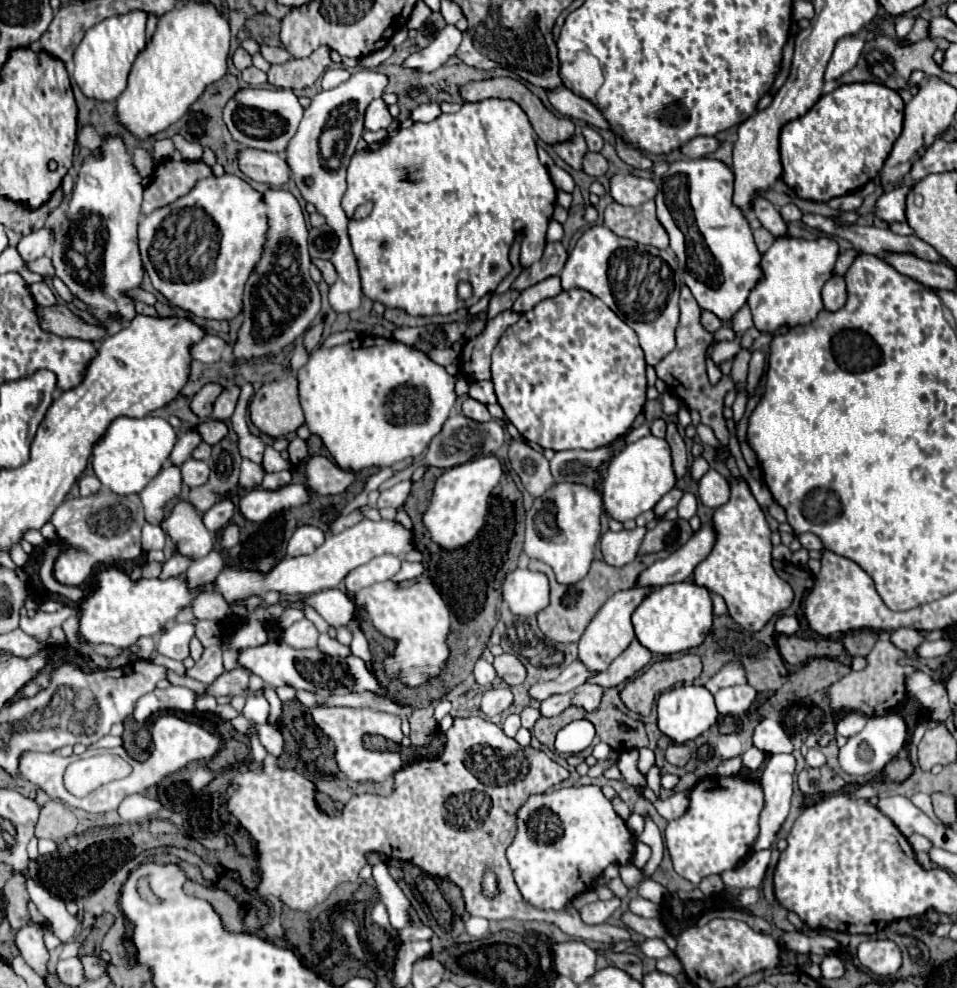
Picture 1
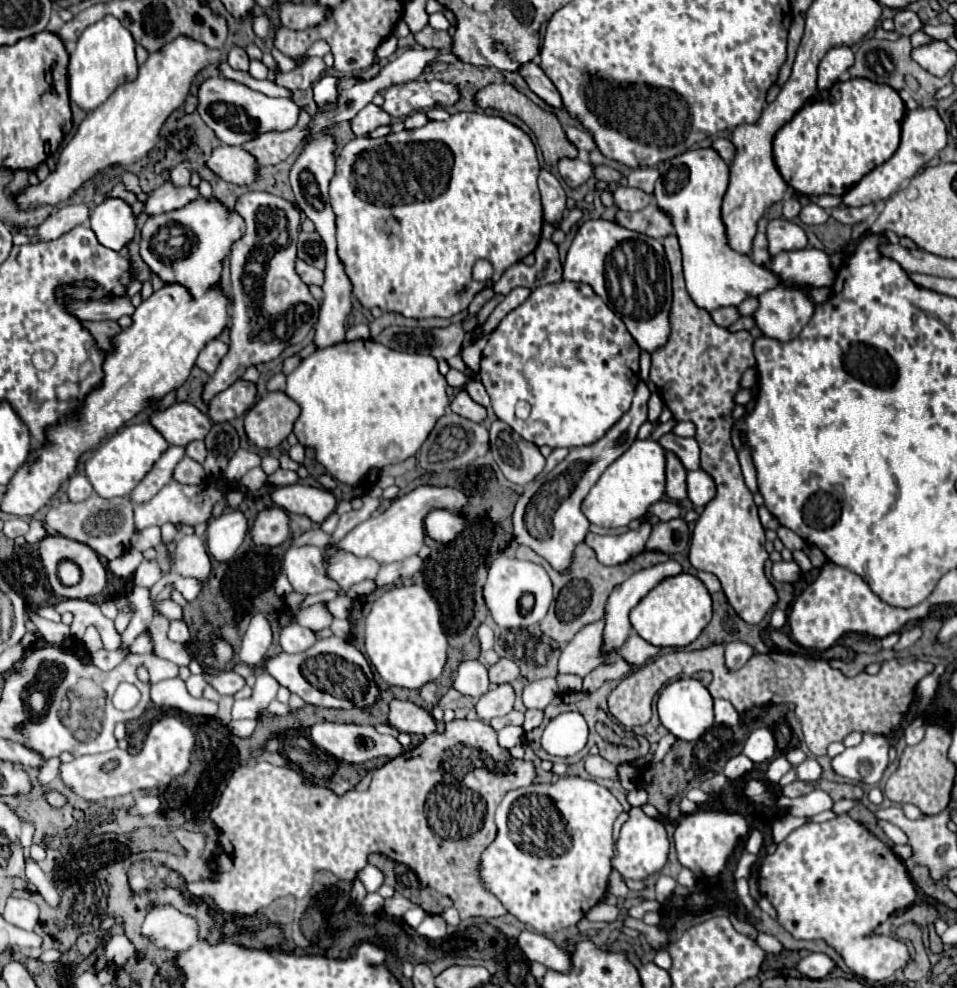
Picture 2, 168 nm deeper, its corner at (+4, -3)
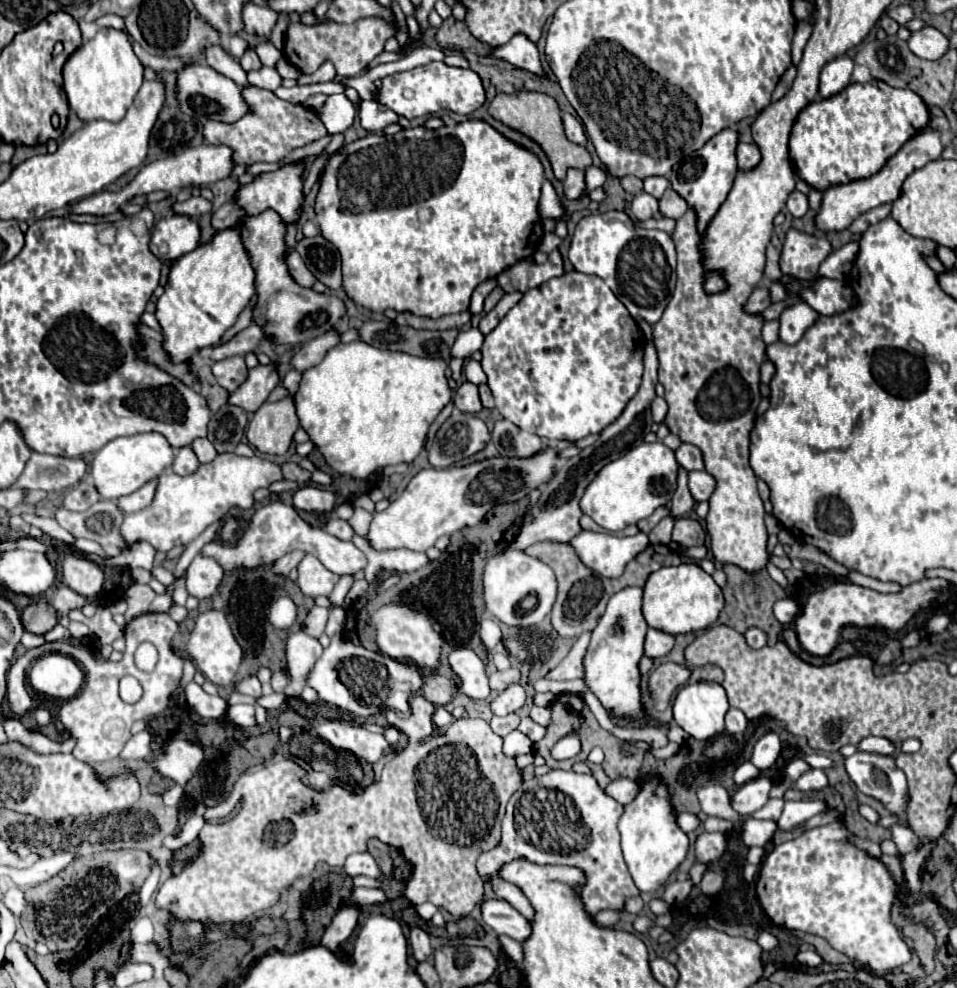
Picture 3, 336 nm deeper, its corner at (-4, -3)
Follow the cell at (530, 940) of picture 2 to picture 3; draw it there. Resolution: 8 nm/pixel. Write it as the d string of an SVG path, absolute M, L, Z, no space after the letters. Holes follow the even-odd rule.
M503 899L483 901L481 911L483 911L483 921L487 925L491 925L501 935L507 935L519 943L525 941L525 937L529 937L531 933L529 921Z

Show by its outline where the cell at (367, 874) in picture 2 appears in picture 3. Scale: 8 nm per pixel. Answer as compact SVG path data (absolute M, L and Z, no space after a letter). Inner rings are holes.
M355 853L345 861L345 873L355 875L367 875L367 877L381 877L381 869L377 861L369 853Z

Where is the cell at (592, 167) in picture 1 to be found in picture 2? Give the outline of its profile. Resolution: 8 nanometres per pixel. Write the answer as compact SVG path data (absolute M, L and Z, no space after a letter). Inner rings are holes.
M599 165L599 167L595 169L595 179L601 179L601 181L613 185L613 183L621 183L623 173L617 171L617 169L611 169L611 167L605 167L605 165Z

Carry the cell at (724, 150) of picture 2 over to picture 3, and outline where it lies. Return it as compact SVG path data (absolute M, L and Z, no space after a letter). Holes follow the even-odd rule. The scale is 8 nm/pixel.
M739 143L737 145L737 161L739 161L739 169L751 169L759 163L761 153L755 145L751 143Z

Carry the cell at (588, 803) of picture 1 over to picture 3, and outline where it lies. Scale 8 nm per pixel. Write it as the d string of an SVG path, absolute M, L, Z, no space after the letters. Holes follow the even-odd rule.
M555 769L543 777L529 779L513 793L513 797L507 803L507 813L503 819L503 837L501 837L499 845L491 851L481 853L481 857L477 859L479 877L485 883L491 883L495 895L501 897L503 901L509 901L509 905L513 905L529 921L529 917L533 917L533 905L529 905L529 899L525 897L525 893L521 893L521 889L517 889L517 885L509 885L509 881L501 881L501 877L497 877L497 869L501 869L501 865L505 865L509 861L517 861L517 859L527 859L529 863L537 863L537 865L573 865L585 873L585 885L581 885L581 891L579 891L581 903L585 905L585 913L595 915L601 909L621 911L623 903L629 897L639 895L639 889L635 887L635 883L629 875L629 869L623 861L621 847L619 847L617 823L621 819L621 813L623 813L623 805L619 801L615 801L613 797L609 797L599 787L599 783L593 775L581 775L575 771ZM583 827L589 833L589 843L585 849L583 849Z

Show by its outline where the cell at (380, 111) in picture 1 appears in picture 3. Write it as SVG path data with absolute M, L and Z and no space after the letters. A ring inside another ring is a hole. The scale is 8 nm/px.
M371 99L371 101L361 101L359 119L363 129L375 133L375 131L383 131L391 123L397 123L399 115L393 113L391 109L385 109L385 105L381 105L379 101Z

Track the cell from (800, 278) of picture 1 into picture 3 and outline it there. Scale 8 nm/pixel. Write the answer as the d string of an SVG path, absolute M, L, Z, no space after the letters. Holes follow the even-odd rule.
M801 301L785 307L779 317L779 323L781 323L779 339L787 345L795 345L805 335L805 331L815 323L817 317L819 313Z

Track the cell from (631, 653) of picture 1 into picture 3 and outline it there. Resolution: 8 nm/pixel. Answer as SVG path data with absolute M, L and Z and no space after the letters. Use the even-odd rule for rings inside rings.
M649 629L647 631L647 639L645 639L645 655L649 659L657 659L657 657L665 657L671 649L673 649L675 637L669 633L661 633L657 629Z

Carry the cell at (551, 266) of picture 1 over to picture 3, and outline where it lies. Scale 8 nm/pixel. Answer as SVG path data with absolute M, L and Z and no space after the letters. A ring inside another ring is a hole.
M555 249L549 253L549 261L543 265L531 261L519 261L517 265L511 265L509 269L505 269L505 273L497 277L497 283L505 293L511 291L527 293L529 289L535 289L541 283L561 275L563 275L563 259L559 249Z

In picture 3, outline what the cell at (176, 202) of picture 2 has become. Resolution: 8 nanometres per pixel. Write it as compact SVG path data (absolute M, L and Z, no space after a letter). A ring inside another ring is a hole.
M201 195L199 197L191 197L183 203L175 201L173 203L173 211L177 211L179 215L189 215L189 217L199 217L203 213L209 213L211 211L211 201L203 199Z

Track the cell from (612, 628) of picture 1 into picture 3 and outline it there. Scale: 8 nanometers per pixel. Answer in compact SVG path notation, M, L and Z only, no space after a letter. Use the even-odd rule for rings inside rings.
M585 631L577 637L577 641L573 643L569 655L553 669L549 671L549 679L557 679L557 681L567 681L567 679L583 679L585 677L585 669L583 669L583 659L585 659L585 651L589 647L589 637L591 633Z

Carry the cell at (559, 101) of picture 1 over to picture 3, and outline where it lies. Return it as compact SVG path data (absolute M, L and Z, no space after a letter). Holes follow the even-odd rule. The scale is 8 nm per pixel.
M515 35L509 43L501 45L495 49L495 53L489 53L491 59L503 59L511 65L515 65L517 69L525 69L537 77L547 77L541 59L539 59L539 51L537 45L531 43L525 35Z

